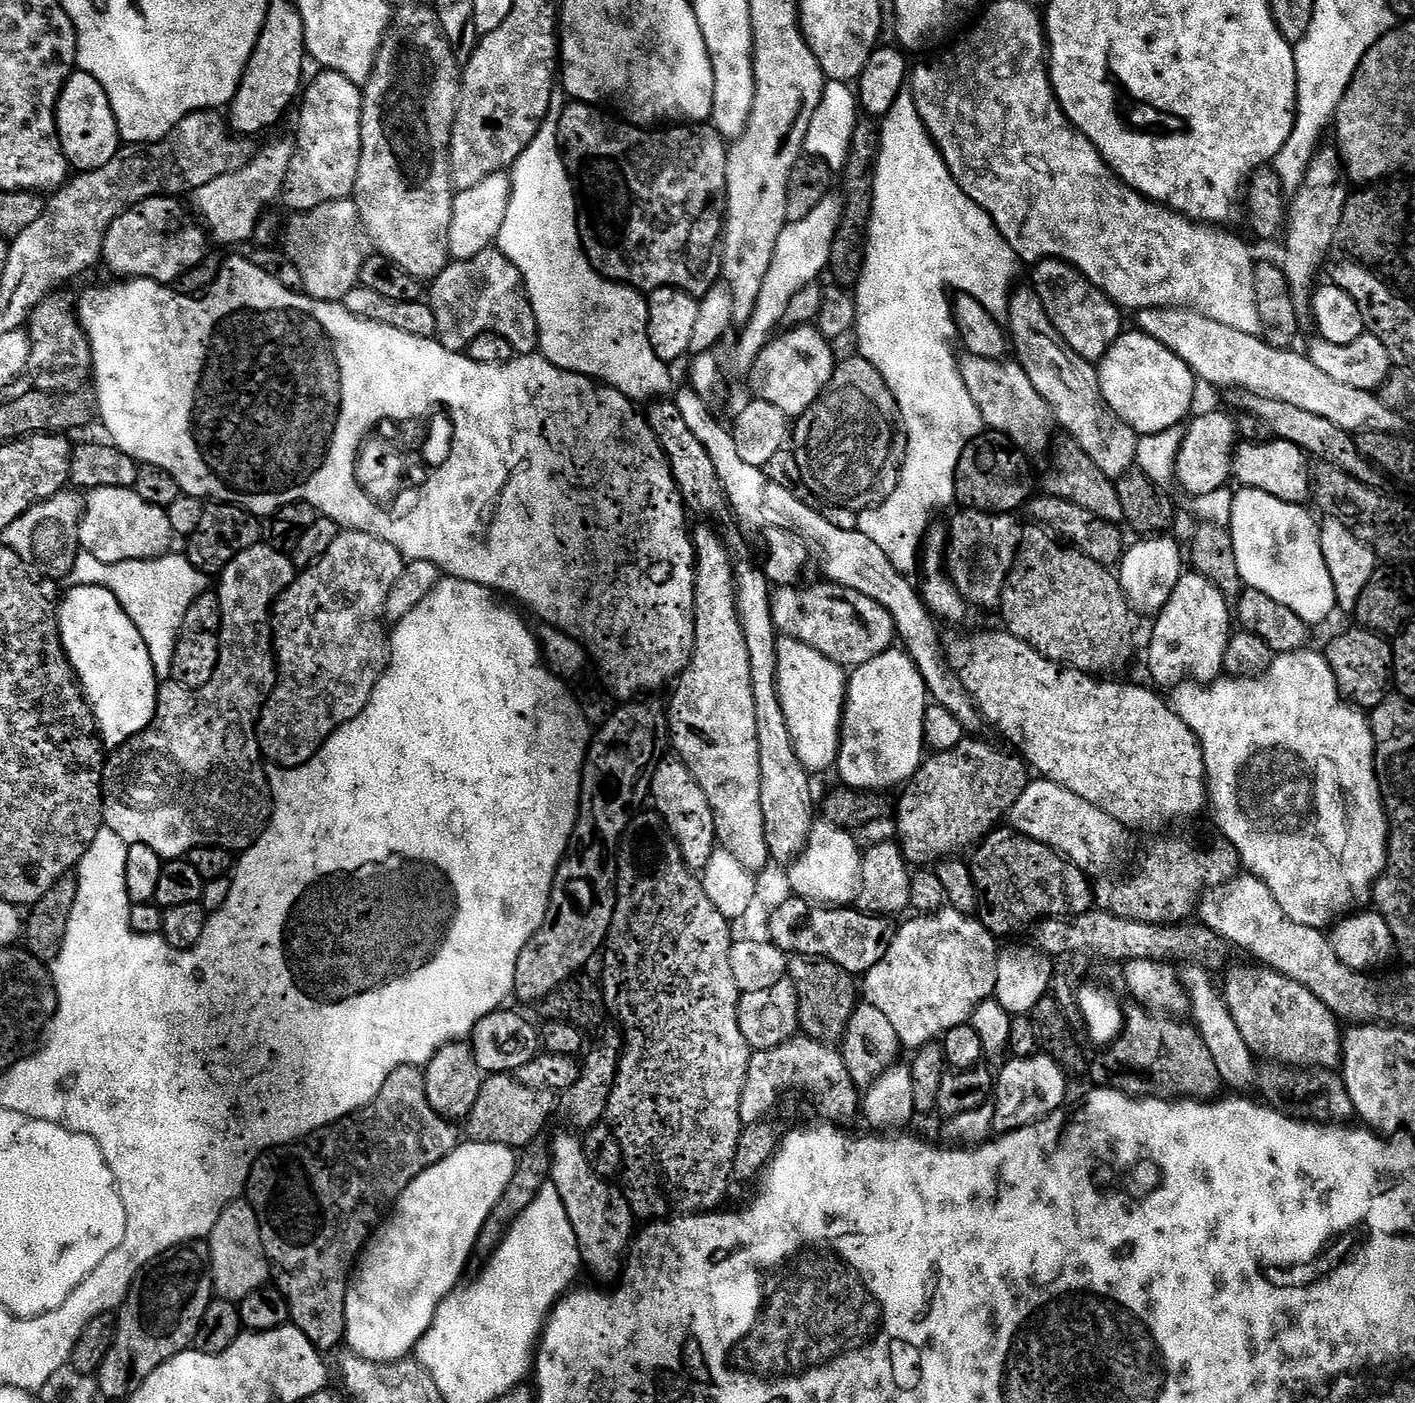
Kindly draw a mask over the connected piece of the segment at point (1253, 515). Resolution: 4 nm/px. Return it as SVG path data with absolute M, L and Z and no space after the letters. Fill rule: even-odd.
M1253 491L1251 493L1252 500L1239 501L1238 506L1233 507L1232 519L1230 521L1230 531L1232 533L1232 541L1234 542L1234 558L1238 562L1238 574L1240 575L1241 581L1251 591L1261 592L1266 594L1270 598L1274 598L1274 602L1278 602L1282 606L1286 606L1294 614L1298 614L1304 619L1305 624L1309 626L1315 626L1320 624L1323 620L1328 620L1332 616L1332 611L1337 611L1338 605L1336 603L1336 591L1334 590L1334 582L1330 578L1330 570L1326 570L1326 558L1322 558L1322 546L1320 545L1320 530L1317 521L1312 521L1312 516L1307 507L1302 504L1287 504L1284 501L1280 501L1276 497L1272 497L1270 494L1262 491Z

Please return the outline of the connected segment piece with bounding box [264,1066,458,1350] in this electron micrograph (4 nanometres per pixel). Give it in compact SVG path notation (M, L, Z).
M413 1066L411 1068L394 1070L394 1074L390 1074L390 1078L386 1078L386 1082L373 1104L369 1104L368 1107L363 1108L360 1112L353 1112L352 1115L345 1116L344 1119L338 1121L336 1124L329 1124L327 1128L323 1129L319 1134L313 1135L307 1141L304 1157L297 1162L296 1169L292 1171L292 1181L289 1182L287 1193L284 1195L284 1205L280 1207L280 1212L277 1216L267 1225L269 1228L268 1233L264 1236L264 1240L268 1243L268 1252L266 1251L267 1259L270 1261L271 1267L275 1269L275 1287L283 1294L284 1300L288 1304L288 1314L291 1323L304 1337L312 1341L317 1349L325 1350L324 1348L332 1348L339 1340L341 1343L345 1339L344 1331L346 1330L346 1298L348 1297L348 1289L354 1274L354 1269L357 1267L366 1245L373 1239L377 1229L385 1223L386 1217L384 1215L388 1211L391 1213L397 1207L398 1201L403 1197L404 1193L409 1191L410 1185L413 1183L411 1180L427 1164L437 1163L436 1165L439 1165L441 1163L439 1160L452 1147L452 1151L457 1147L458 1139L456 1140L456 1132L452 1128L455 1127L449 1121L445 1120L443 1116L438 1115L430 1106L430 1102L426 1098L426 1090L424 1089L424 1073L419 1067Z

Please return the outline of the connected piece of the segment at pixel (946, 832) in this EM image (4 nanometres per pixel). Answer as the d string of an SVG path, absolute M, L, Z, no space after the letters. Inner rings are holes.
M976 744L969 750L965 756L960 756L956 761L952 761L948 754L936 754L936 757L929 759L919 770L915 776L912 777L910 783L903 789L904 797L900 800L900 836L898 836L899 843L902 845L902 851L909 861L919 862L923 856L932 856L932 852L936 852L936 848L940 848L940 852L944 852L944 848L952 848L952 844L956 844L956 840L960 840L960 836L972 836L972 832L980 832L980 824L977 824L976 808L984 808L984 816L988 816L988 820L984 820L984 824L992 824L996 816L1003 812L1003 809L1008 808L1012 801L1016 800L1017 793L1020 789L1026 790L1030 781L1030 768L1027 763L1019 755L1013 754L1011 756L1008 752L999 752L996 748L991 748L988 744ZM959 809L968 810L969 814L963 818L960 816ZM953 819L953 825L948 824L948 821Z

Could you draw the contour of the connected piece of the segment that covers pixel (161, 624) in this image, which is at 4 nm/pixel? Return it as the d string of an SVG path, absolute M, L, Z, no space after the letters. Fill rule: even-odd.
M156 558L151 563L156 567L156 572L148 572L148 588L140 588L137 584L128 583L128 580L120 580L120 572L116 572L116 564L93 563L92 568L77 567L74 576L84 583L81 585L95 586L109 593L115 588L120 588L115 599L132 620L144 645L148 647L157 681L168 682L172 680L172 663L176 653L176 639L180 636L180 623L186 610L196 599L198 589L182 573L168 572L167 564L163 559ZM152 576L156 576L156 580L152 580Z

